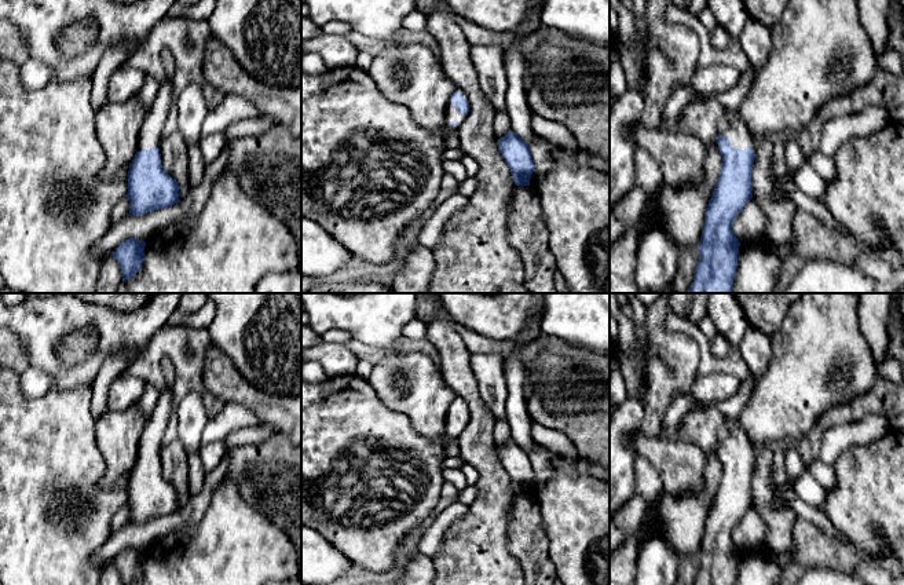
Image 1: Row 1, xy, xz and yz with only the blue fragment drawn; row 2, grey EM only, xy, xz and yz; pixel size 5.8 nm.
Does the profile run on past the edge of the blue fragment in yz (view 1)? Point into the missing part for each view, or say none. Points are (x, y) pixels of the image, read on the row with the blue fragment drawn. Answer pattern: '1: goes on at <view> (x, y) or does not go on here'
1: goes on at yz (729, 125)

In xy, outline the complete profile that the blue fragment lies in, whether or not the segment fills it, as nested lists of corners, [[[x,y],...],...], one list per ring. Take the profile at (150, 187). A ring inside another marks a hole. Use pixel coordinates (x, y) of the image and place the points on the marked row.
[[[171,76],[161,81],[160,91],[149,107],[139,132],[138,151],[129,164],[128,216],[142,216],[172,206],[179,200],[179,184],[161,165],[160,142],[173,99]]]

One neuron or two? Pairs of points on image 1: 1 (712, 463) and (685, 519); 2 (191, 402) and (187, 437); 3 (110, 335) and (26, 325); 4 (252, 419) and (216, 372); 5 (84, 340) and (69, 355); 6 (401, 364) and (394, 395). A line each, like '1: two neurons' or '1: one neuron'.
1: one neuron
2: one neuron
3: one neuron
4: two neurons
5: one neuron
6: one neuron

